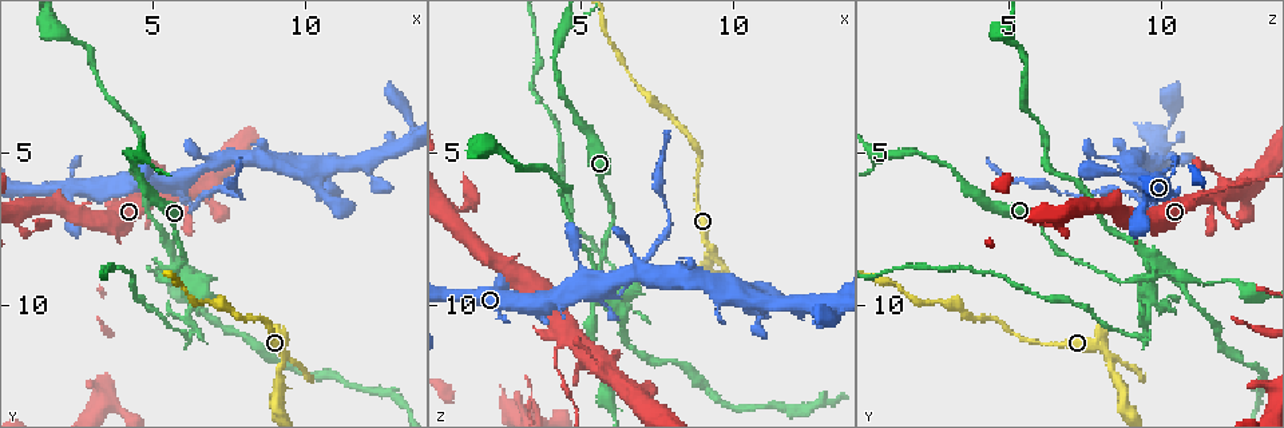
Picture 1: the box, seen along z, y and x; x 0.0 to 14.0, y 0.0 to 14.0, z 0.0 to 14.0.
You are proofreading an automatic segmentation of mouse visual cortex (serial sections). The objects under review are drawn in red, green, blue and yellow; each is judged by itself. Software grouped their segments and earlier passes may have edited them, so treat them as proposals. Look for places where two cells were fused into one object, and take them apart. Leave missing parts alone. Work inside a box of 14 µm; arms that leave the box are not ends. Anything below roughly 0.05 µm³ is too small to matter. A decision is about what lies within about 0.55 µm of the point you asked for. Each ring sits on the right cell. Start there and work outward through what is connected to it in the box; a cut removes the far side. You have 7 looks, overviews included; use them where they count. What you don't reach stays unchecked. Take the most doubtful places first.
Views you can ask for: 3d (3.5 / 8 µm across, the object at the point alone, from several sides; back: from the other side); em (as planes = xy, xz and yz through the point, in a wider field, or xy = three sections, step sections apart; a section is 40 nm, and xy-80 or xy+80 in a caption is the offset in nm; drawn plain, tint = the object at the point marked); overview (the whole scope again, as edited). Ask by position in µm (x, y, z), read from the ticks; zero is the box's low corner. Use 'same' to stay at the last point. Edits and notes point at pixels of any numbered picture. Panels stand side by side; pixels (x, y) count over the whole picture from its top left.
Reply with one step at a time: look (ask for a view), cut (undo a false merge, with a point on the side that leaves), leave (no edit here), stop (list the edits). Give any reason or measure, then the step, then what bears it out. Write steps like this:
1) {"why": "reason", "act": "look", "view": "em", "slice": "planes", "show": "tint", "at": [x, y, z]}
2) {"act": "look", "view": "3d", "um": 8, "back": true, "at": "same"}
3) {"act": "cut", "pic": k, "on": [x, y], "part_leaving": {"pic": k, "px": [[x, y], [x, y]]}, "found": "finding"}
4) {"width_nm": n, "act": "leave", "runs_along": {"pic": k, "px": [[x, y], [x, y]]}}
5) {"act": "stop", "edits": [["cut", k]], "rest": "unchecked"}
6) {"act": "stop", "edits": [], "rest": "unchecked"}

{"why": "sharp bend", "act": "look", "view": "3d", "um": 8, "at": [6.4, 6.8, 9.7]}

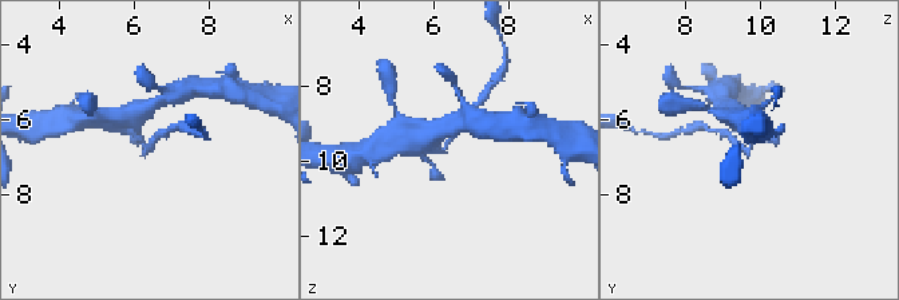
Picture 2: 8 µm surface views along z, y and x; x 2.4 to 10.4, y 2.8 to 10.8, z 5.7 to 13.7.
{"why": "need the tissue", "act": "look", "view": "em", "slice": "xy", "step": 1, "show": "tint", "at": [6.3, 6.8, 9.6]}

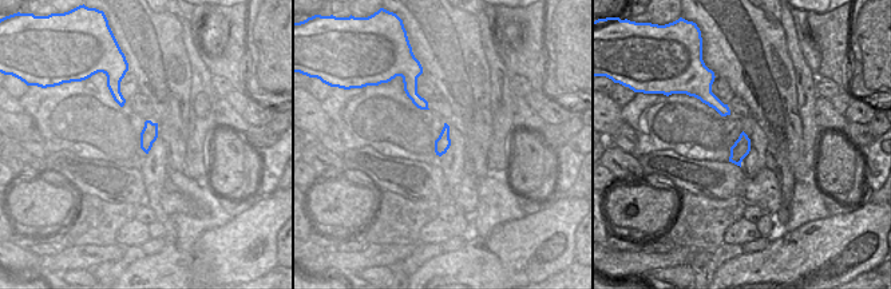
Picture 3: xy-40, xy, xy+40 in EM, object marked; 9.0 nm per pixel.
{"act": "cut", "pic": 2, "on": [724, 133], "part_leaving": {"pic": 2, "px": [[743, 147], [728, 133], [703, 126]]}, "found": "a second cell is stuck on"}

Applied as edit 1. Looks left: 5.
{"why": "see it whole again", "act": "look", "view": "overview"}

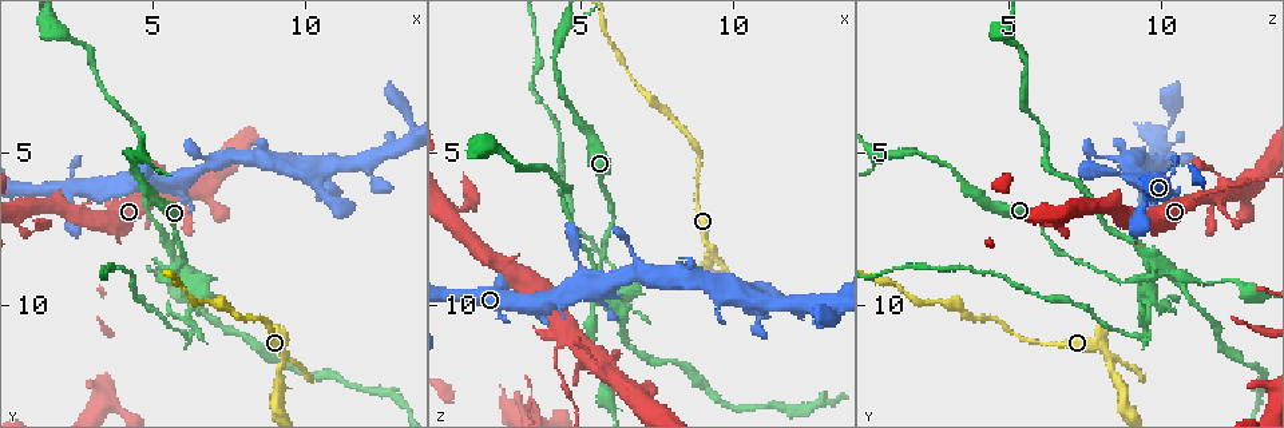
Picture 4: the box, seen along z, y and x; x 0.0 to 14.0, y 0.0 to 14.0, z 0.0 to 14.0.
{"why": "sharp bend", "act": "look", "view": "3d", "um": 8, "at": [4.3, 6.2, 11.3]}

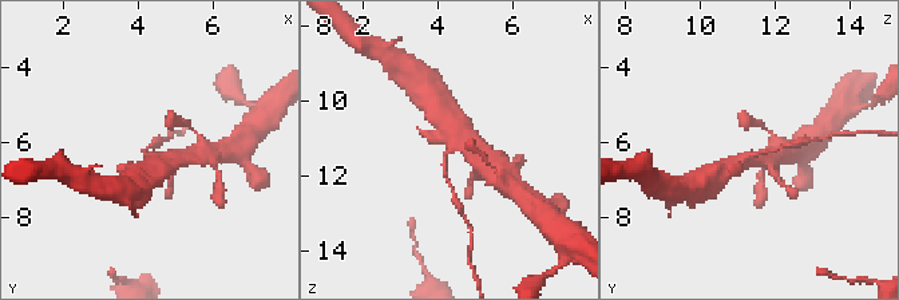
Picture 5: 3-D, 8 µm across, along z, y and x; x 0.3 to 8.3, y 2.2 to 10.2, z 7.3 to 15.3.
{"act": "look", "view": "3d", "um": 3.5, "at": [4.2, 6.3, 11.3]}

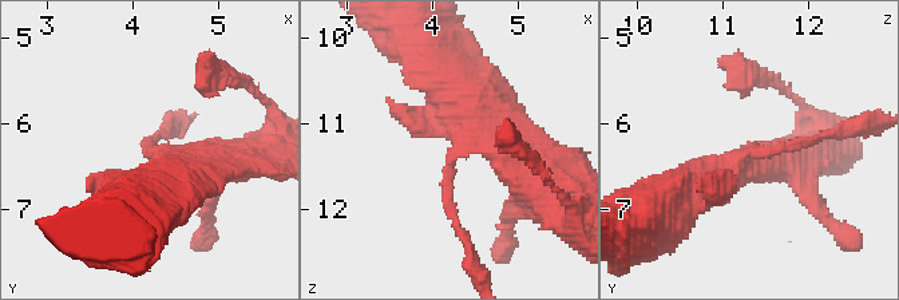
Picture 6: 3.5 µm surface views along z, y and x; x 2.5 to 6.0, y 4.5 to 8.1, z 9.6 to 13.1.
{"act": "cut", "pic": 6, "on": [448, 202], "part_leaving": {"pic": 6, "px": [[450, 160], [450, 212], [478, 273]]}, "found": "a second cell is stuck on"}

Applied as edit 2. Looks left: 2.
{"why": "a narrow waist", "act": "look", "view": "3d", "um": 3.5, "at": [5.9, 8.8, 9.8]}

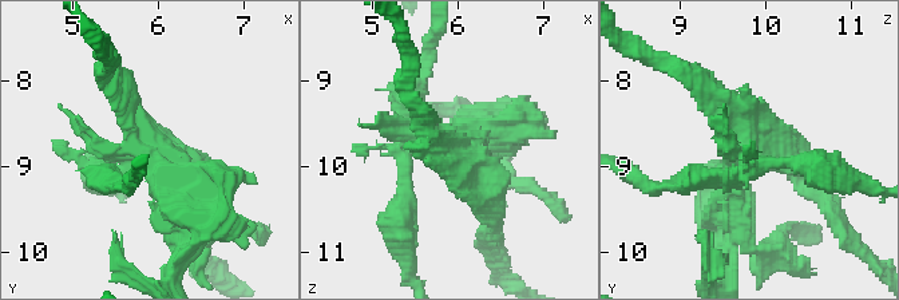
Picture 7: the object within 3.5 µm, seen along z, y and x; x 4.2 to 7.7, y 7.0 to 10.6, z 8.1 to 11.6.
{"act": "look", "view": "em", "slice": "xy", "step": 3, "show": "tint", "at": [5.85, 8.80, 9.70]}

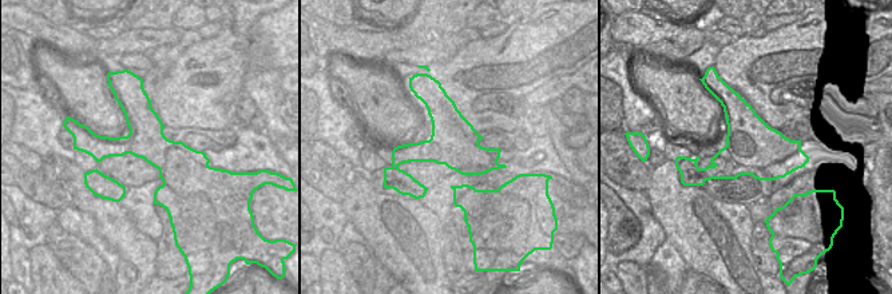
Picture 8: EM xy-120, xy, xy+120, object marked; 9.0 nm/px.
{"act": "cut", "pic": 7, "on": [468, 129], "part_leaving": {"pic": 7, "px": [[419, 147], [492, 134]]}, "found": "two cells meet here"}

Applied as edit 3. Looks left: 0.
{"act": "stop", "edits": [["cut", 2], ["cut", 6], ["cut", 7]], "rest": "unchecked"}

